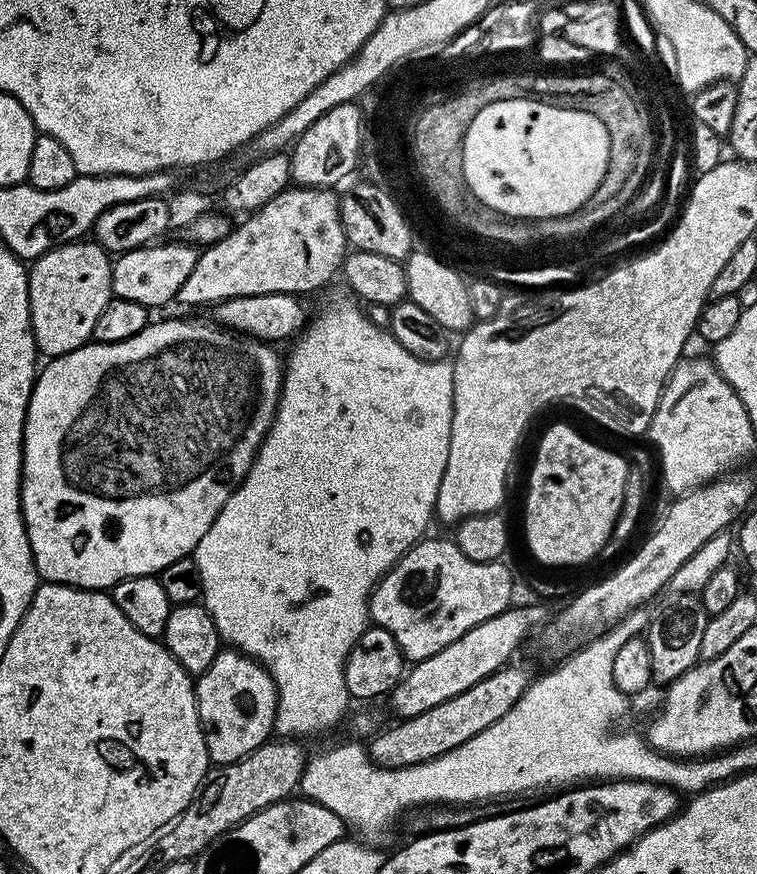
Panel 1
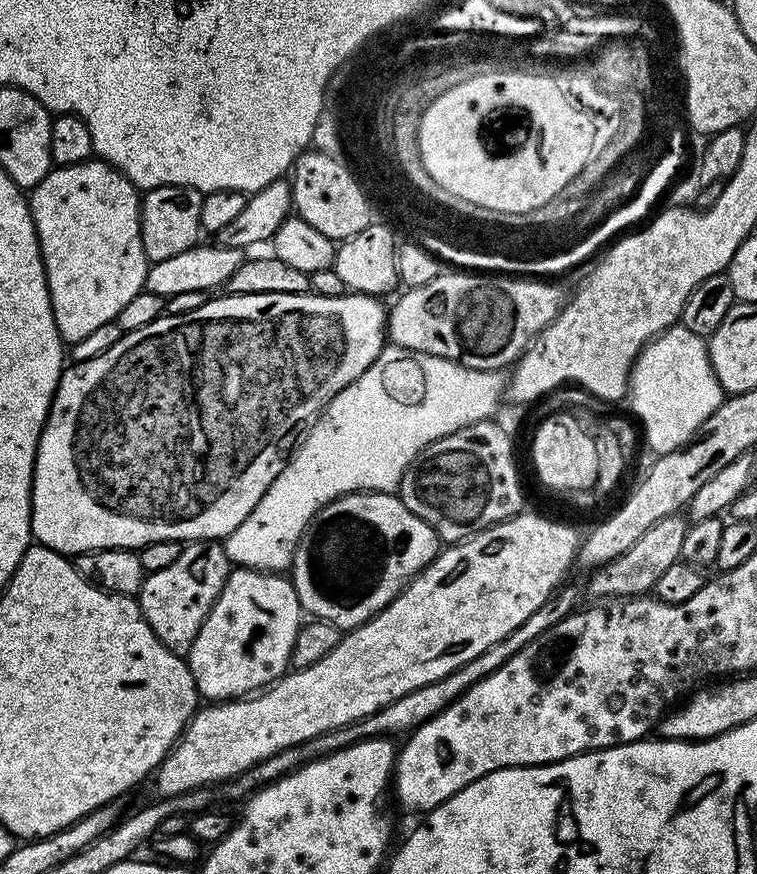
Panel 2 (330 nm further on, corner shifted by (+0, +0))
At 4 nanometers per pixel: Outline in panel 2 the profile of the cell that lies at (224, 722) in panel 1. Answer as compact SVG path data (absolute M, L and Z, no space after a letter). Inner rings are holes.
M233 567L220 599L214 602L194 646L186 657L188 668L196 683L197 693L208 702L223 702L255 694L280 679L289 671L294 638L302 623L300 599L287 575L275 572L260 572L257 568Z

